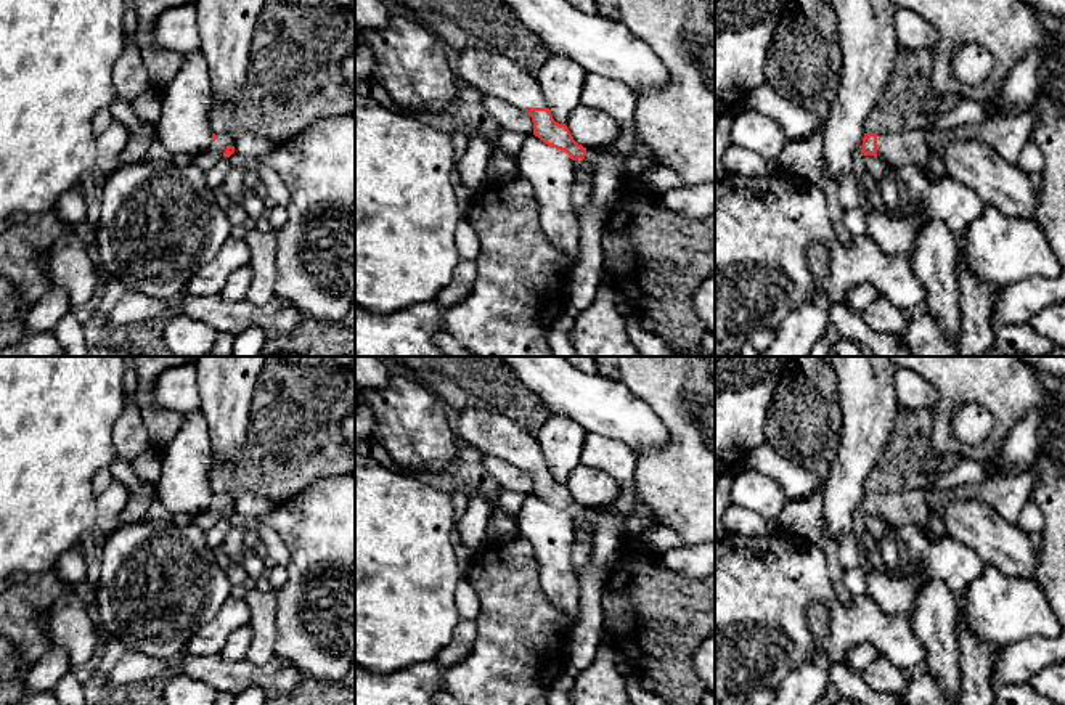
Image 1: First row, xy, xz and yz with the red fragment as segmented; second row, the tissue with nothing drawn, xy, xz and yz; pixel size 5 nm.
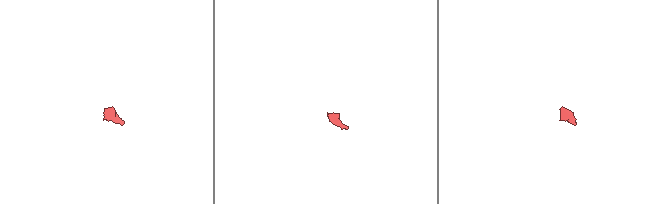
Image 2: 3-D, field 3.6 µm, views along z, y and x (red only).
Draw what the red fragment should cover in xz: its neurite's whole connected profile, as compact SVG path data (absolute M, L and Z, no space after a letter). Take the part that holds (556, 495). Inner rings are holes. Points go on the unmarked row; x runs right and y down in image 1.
M475 408L459 411L456 434L474 445L482 456L501 458L525 471L532 477L533 495L570 516L575 530L572 564L577 573L581 572L591 559L594 528L585 519L586 507L573 499L565 483L553 479L537 438L503 414Z

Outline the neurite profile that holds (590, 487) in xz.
M578 464L565 482L573 499L586 509L612 504L618 493L618 482L602 469Z

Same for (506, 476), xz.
M484 456L482 464L487 477L501 490L511 490L524 495L533 493L532 477L525 471L493 456Z

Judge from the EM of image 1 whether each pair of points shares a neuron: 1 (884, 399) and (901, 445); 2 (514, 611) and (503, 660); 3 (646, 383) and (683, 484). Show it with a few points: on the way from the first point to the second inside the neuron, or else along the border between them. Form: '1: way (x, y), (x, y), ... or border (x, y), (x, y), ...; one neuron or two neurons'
1: border (898, 407), (893, 416), (890, 440), (884, 448); two neurons
2: way (514, 623), (514, 647); one neuron
3: way (672, 408), (685, 426), (685, 458); one neuron

